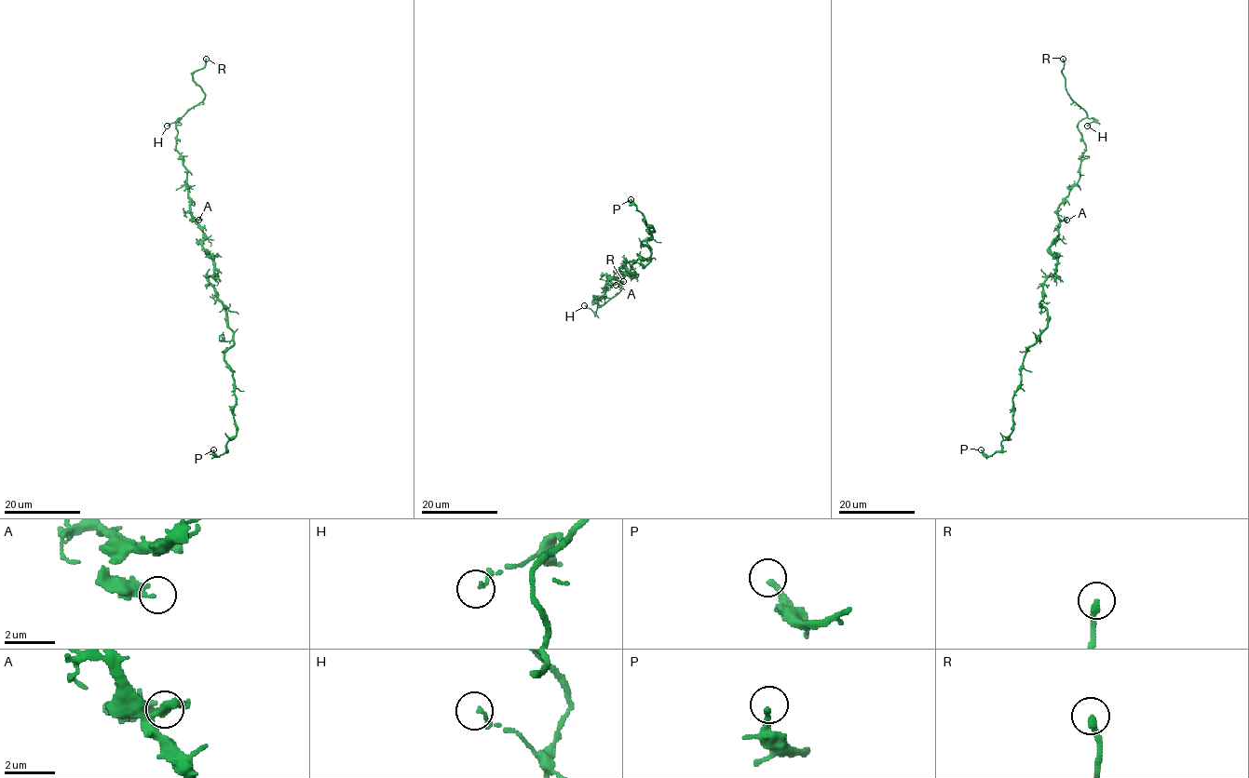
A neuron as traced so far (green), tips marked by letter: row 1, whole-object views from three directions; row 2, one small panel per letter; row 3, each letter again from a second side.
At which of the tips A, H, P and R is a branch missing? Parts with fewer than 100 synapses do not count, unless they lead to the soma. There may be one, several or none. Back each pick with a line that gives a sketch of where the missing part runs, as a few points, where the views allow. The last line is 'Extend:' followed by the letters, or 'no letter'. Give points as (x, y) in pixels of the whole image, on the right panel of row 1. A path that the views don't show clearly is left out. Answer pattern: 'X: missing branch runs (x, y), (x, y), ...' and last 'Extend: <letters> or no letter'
Extend: R

